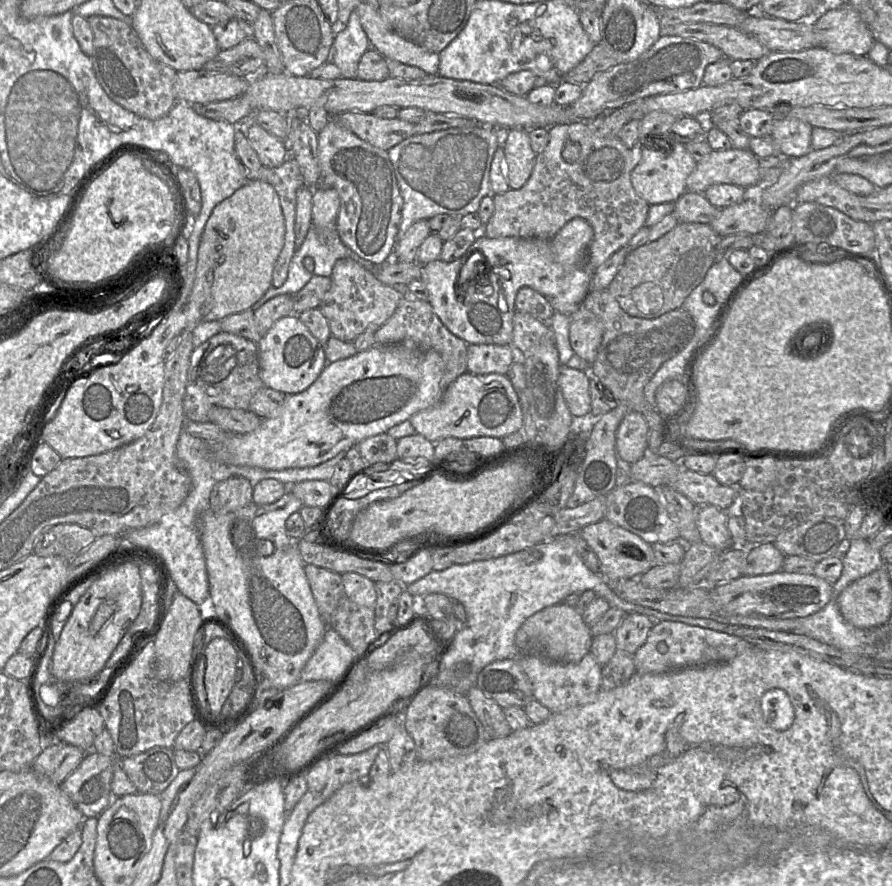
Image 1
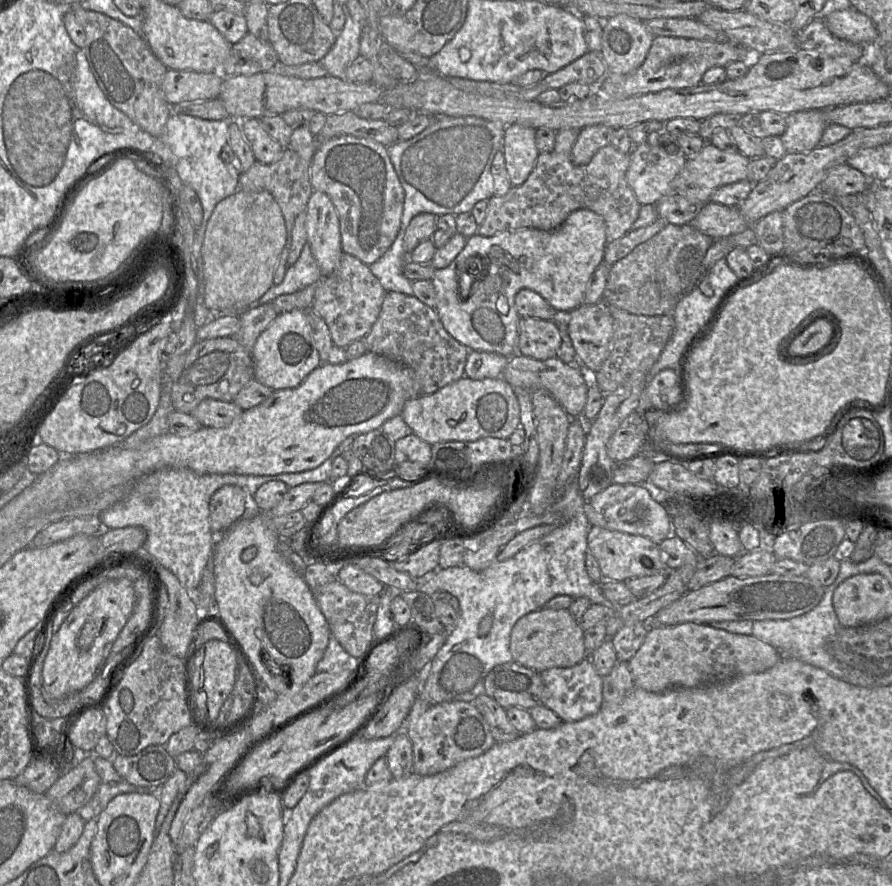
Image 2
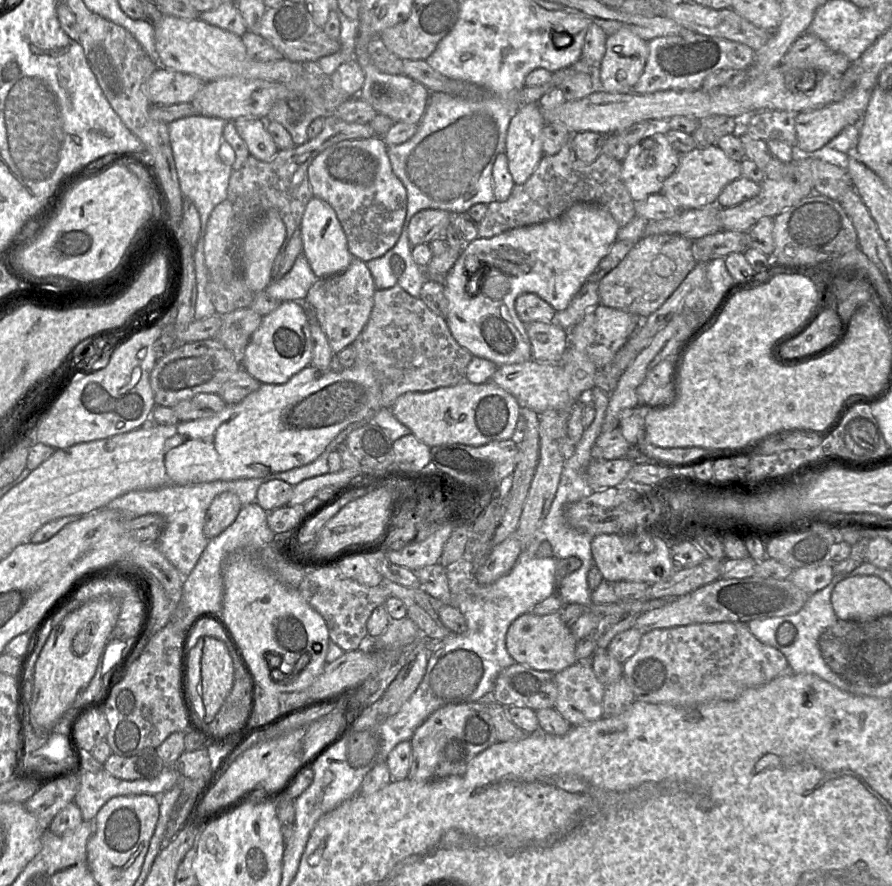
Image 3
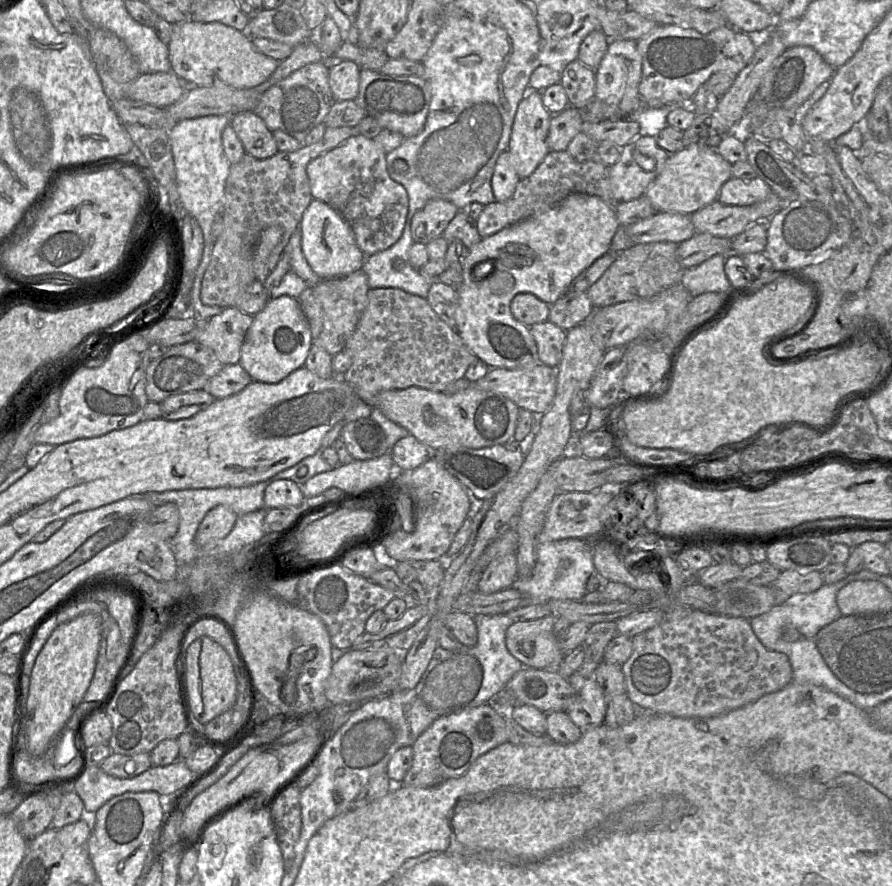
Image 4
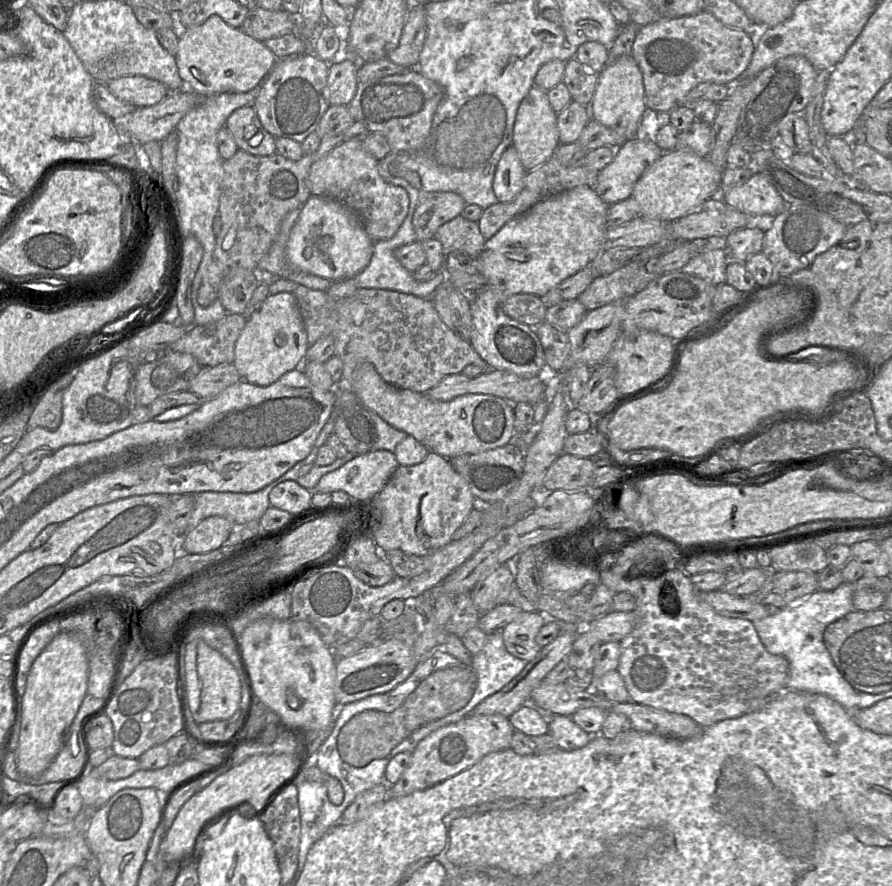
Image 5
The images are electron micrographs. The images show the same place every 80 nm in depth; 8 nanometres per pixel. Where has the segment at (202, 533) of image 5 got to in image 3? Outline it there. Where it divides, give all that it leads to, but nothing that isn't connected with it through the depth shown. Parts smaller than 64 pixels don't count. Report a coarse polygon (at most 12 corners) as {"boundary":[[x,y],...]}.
{"boundary":[[233,492],[211,502],[204,533],[213,538],[231,525],[243,507]]}

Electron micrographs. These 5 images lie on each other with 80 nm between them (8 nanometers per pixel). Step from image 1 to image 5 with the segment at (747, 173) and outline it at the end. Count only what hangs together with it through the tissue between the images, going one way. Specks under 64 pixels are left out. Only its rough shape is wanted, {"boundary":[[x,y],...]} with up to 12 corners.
{"boundary":[[663,153],[634,185],[640,216],[670,223],[720,194],[723,172]]}

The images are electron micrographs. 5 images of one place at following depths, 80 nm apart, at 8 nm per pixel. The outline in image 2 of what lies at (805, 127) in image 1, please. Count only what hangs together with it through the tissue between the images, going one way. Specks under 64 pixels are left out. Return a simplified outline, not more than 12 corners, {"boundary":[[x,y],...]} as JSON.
{"boundary":[[823,110],[786,115],[787,153],[818,147],[828,123]]}

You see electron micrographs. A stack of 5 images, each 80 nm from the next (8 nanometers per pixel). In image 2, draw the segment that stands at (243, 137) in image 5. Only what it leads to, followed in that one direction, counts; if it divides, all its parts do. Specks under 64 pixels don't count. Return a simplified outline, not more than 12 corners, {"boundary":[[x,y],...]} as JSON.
{"boundary":[[247,118],[241,129],[256,161],[272,164],[285,148],[264,129]]}

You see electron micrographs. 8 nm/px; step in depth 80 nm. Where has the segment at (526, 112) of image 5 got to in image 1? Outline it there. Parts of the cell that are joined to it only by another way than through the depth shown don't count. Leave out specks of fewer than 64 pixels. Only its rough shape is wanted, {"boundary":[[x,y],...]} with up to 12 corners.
{"boundary":[[529,130],[502,137],[507,183],[520,189],[536,155]]}

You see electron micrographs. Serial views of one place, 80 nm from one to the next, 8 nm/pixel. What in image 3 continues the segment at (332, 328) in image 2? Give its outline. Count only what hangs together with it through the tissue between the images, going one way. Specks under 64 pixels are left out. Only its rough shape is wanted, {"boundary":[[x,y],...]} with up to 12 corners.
{"boundary":[[366,262],[319,278],[304,305],[334,354],[366,326],[375,283]]}

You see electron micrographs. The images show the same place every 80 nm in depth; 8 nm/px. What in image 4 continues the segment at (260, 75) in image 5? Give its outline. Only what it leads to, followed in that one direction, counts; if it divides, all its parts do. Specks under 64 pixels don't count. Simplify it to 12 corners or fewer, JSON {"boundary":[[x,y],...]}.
{"boundary":[[220,22],[173,25],[168,54],[189,86],[250,89],[277,61]]}

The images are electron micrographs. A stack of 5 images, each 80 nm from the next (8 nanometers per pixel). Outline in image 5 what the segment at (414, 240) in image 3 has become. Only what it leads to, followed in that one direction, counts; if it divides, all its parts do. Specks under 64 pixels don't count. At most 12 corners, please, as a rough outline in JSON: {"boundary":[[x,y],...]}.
{"boundary":[[454,192],[424,193],[416,241],[434,238],[466,205]]}

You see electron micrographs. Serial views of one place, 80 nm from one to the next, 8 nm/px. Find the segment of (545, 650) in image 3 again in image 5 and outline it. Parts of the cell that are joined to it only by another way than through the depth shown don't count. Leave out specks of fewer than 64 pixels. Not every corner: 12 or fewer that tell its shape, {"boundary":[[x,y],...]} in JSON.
{"boundary":[[523,611],[501,631],[508,653],[526,662],[541,650],[547,617]]}

